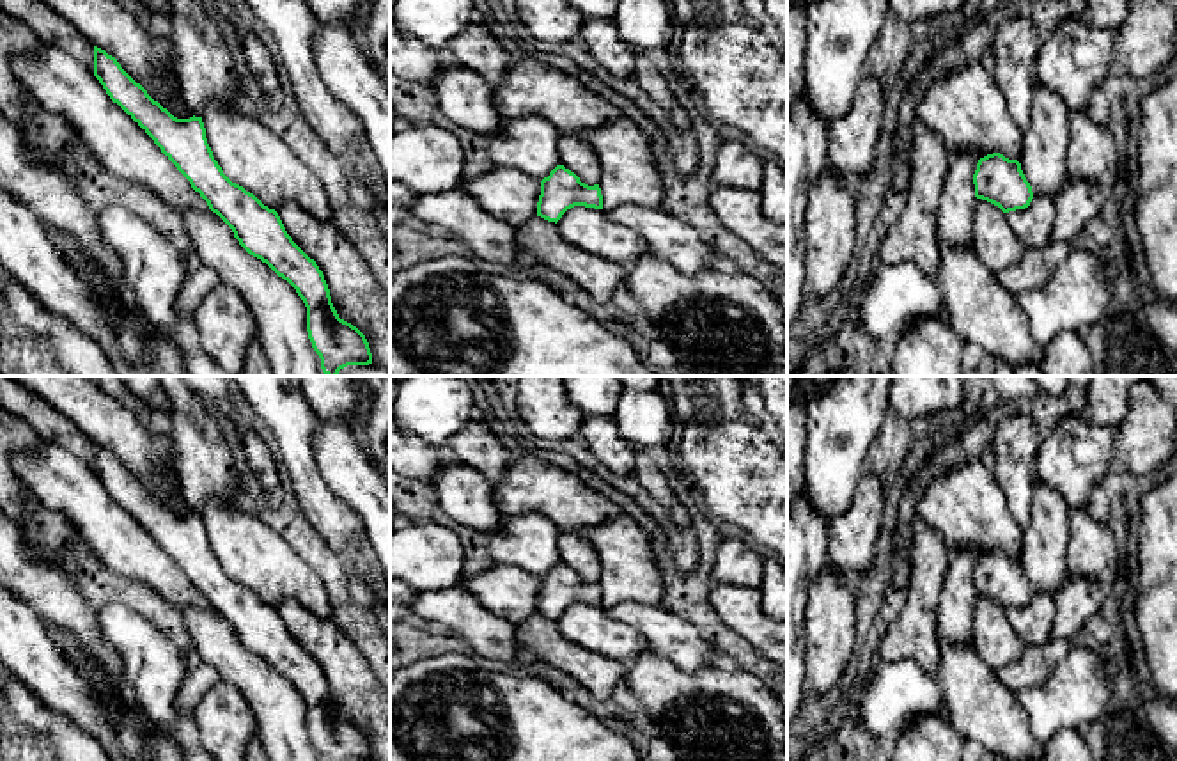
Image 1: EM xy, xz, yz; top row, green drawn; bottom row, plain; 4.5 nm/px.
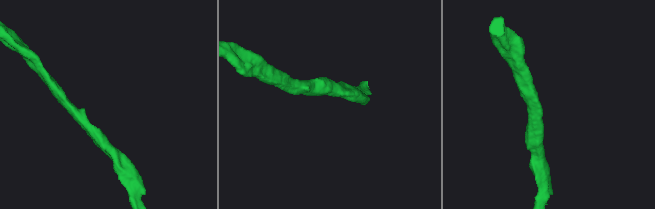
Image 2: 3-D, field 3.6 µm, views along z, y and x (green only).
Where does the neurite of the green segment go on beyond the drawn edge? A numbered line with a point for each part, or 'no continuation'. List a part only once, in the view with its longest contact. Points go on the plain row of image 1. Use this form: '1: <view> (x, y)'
no continuation

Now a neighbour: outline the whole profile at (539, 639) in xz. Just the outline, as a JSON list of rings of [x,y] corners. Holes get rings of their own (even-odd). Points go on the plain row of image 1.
[[[541,614],[516,624],[518,651],[514,663],[542,662],[578,681],[592,697],[612,699],[612,692],[626,679],[626,665],[613,656],[597,655],[569,640],[555,619]]]

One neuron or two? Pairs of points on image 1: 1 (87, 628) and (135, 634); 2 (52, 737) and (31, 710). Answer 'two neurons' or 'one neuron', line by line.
1: two neurons
2: one neuron

